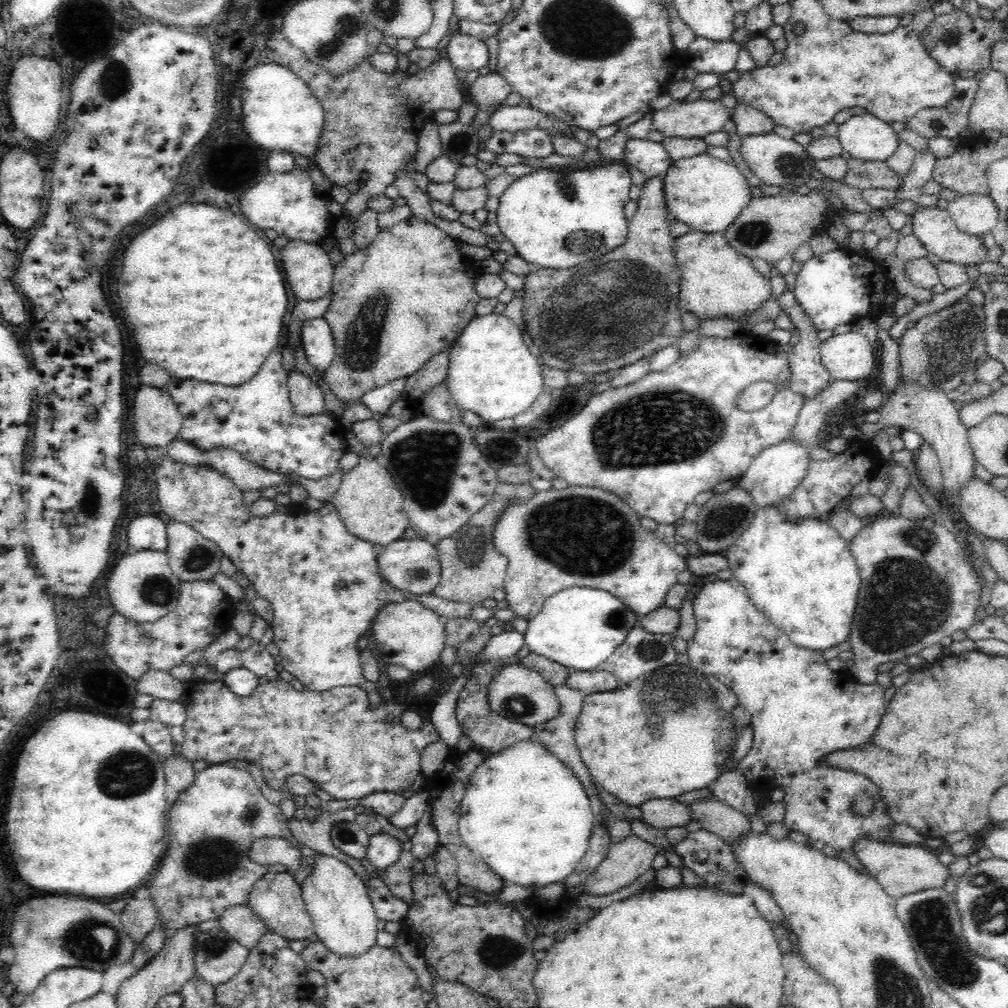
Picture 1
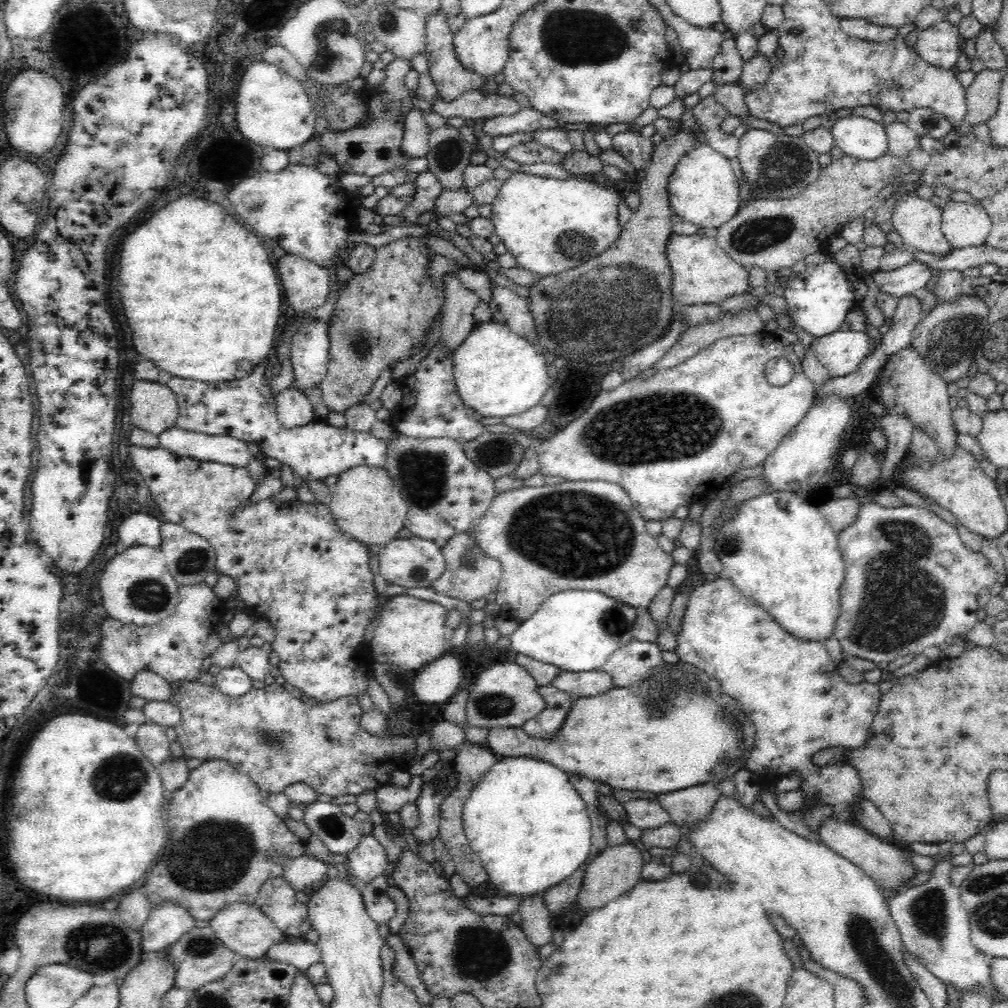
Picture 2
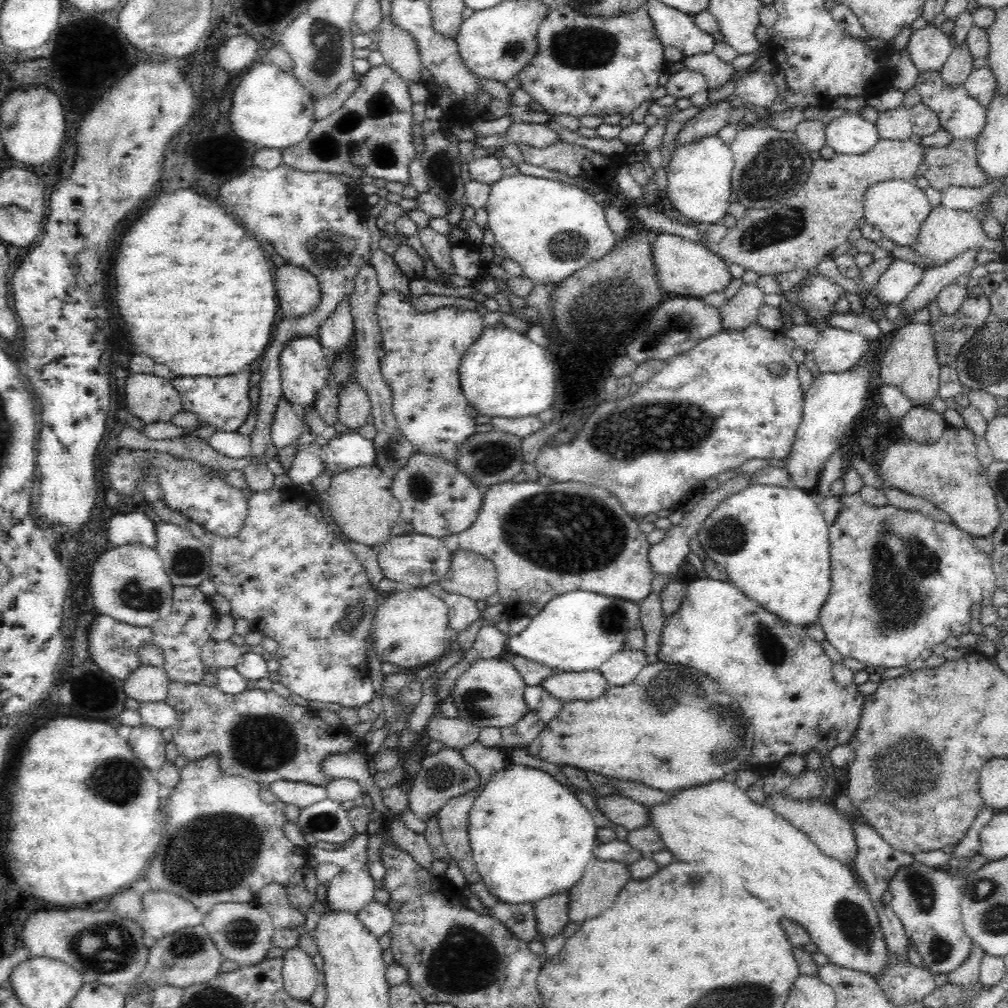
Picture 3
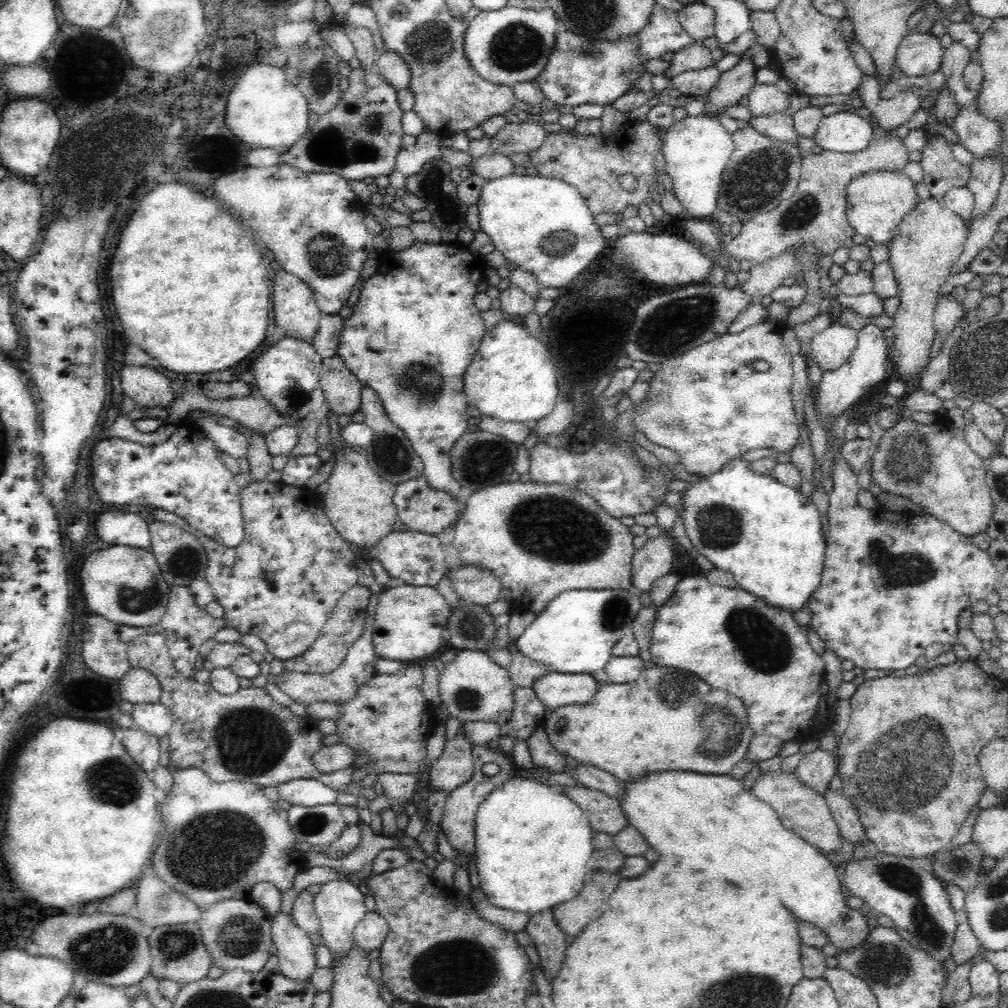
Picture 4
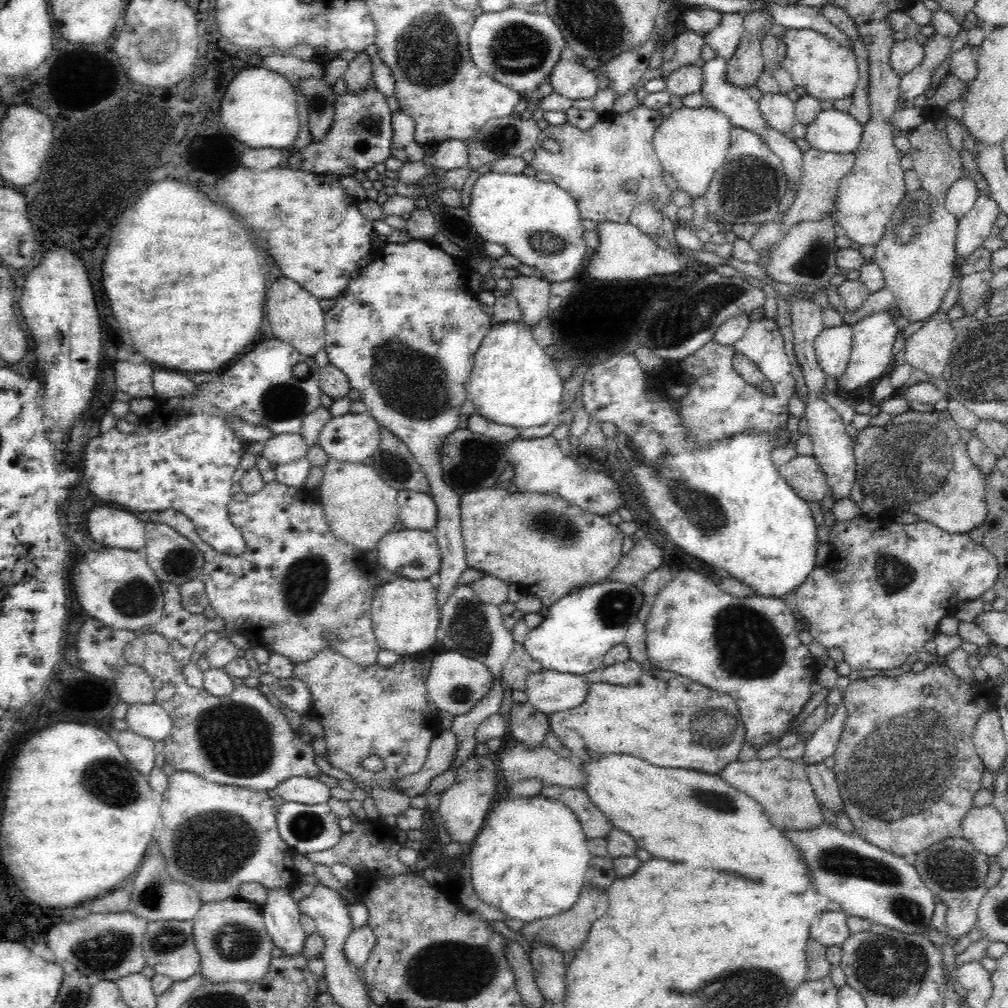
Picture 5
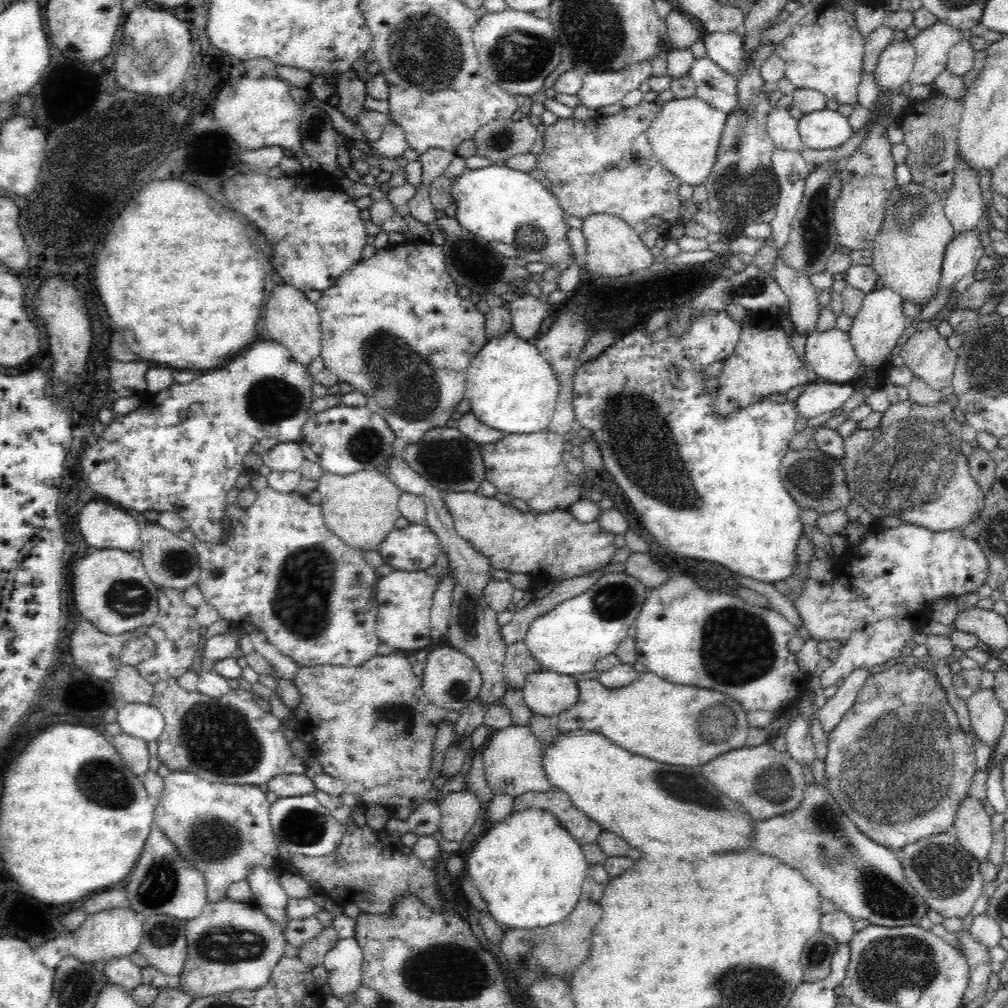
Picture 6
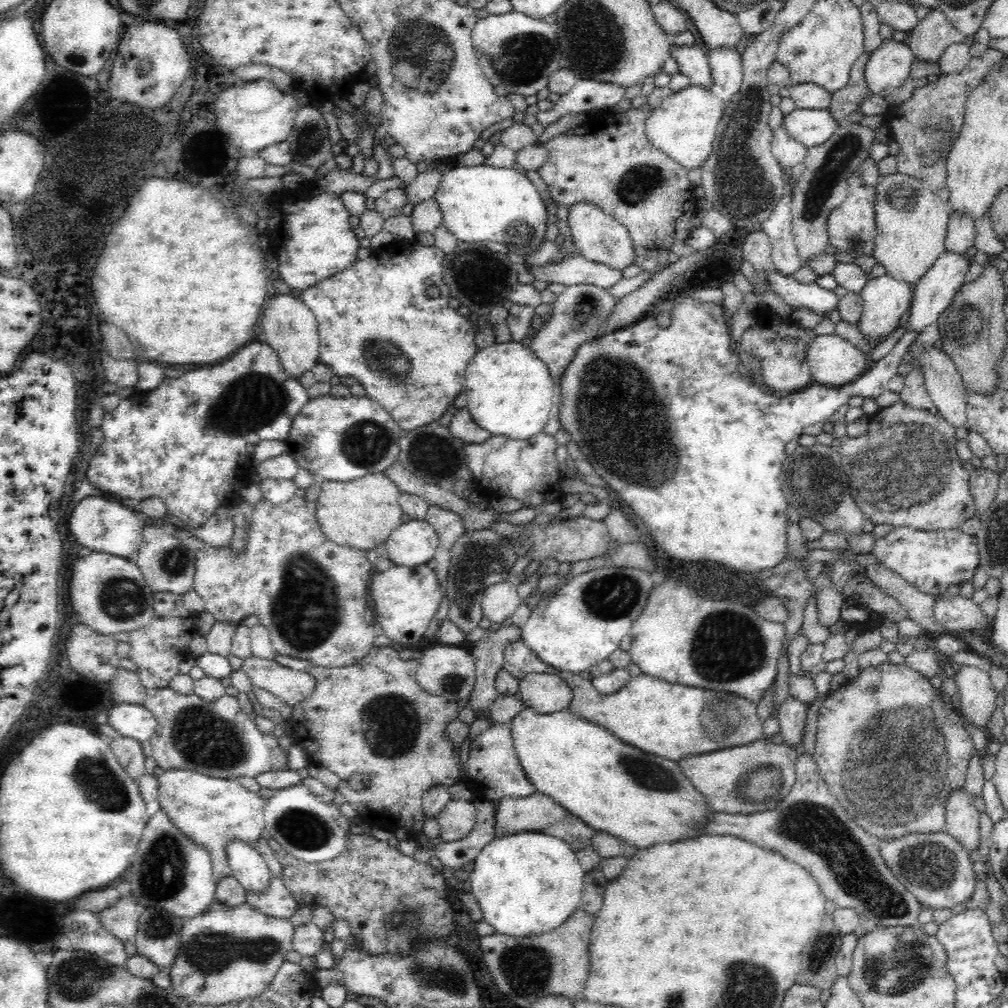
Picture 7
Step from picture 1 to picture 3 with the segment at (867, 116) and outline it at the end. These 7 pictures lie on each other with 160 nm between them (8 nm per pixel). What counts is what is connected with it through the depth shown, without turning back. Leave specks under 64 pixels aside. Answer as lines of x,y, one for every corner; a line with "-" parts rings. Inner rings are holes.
848,112
830,121
825,128
825,145
840,154
864,154
879,139
880,135
874,123
869,122
862,115

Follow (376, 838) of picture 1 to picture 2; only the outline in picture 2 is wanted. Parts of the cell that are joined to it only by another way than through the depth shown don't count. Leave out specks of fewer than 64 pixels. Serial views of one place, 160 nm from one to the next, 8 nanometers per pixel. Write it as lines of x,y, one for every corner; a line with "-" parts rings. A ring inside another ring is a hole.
364,835
356,849
347,852
345,856
344,864
348,869
342,879
358,891
374,877
382,875
388,866
384,847
371,835

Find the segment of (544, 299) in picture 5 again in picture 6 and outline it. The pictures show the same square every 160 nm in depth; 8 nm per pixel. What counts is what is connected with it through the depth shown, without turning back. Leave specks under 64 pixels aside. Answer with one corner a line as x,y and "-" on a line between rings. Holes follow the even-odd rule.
519,294
516,300
512,300
508,304
513,334
524,340
533,338
541,328
542,321
547,317
549,307
549,305
543,304
537,298

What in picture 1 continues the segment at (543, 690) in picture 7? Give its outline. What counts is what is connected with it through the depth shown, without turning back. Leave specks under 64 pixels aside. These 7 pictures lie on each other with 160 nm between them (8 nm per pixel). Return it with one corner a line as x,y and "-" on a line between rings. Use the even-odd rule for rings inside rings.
569,669
568,676
566,676
566,680
564,680
564,685
578,689
585,695
588,695
617,689
622,685
622,682
611,672
605,670
592,669
589,671
582,671

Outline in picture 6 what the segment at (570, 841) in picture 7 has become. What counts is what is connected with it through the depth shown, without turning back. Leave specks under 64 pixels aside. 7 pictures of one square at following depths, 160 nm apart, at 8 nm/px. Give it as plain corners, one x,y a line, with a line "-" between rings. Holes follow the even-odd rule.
561,790
526,792
514,797
511,813
524,810
544,810
552,814
581,846
595,843
603,832
596,821
592,821
574,807
570,798

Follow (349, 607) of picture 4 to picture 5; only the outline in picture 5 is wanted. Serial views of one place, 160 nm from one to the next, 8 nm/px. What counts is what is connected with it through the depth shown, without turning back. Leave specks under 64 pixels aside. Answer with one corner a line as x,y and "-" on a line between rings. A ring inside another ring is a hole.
330,647
324,649
322,653
317,654
313,659
308,659
306,662
295,663
295,676
298,677
300,681
304,681
304,683
306,683
306,688
308,691
310,691
310,707
308,712
318,716
318,721
324,731
323,739
325,740
326,745
326,760
330,763
330,765
332,765
332,767
338,769
339,771
344,771
347,775
350,775
352,778
350,781
356,785
356,788
394,789
396,786
398,786
398,782
400,782
402,778
408,778
408,776
412,776
412,774
416,774
416,772
424,768
429,746
431,745
433,739
433,734
439,730
439,720
437,718
437,713
434,710
431,710
430,706
428,706
429,698
427,696
427,690
422,672
423,666
420,664
420,662
406,660
406,657
402,656
392,666
382,667
375,664
373,666
366,666
366,668
362,668
361,666
356,665
355,662
348,659
348,657
344,657
344,655
336,653
336,651
332,651
-
372,755
377,756
380,760
382,760
384,768
381,771
368,771
362,765
361,762
366,757

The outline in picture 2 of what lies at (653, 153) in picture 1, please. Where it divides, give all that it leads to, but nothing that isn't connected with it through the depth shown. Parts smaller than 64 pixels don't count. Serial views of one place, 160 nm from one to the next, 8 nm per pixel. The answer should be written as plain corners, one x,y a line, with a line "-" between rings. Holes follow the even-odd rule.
626,130
612,134
611,139
613,150
632,162
632,166
635,166
636,170
649,166
652,158
650,152
655,149
650,137
643,137

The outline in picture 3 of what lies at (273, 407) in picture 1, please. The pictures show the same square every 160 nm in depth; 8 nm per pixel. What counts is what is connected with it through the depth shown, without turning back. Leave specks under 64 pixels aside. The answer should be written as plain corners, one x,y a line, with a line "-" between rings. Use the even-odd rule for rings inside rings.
244,369
236,374
226,374
226,376
173,376
171,381
181,396
182,408
191,410
202,425
216,427
221,432
237,432
245,422
250,408
248,378
250,378
250,372
-
353,431
348,434
338,433
331,440
325,440
316,433
306,432
297,438
298,452
293,460
293,464
286,474
291,484
308,484
322,472
325,468
329,474
338,474
342,470
356,468
356,466
370,466
376,462
376,453
374,453
374,443
372,439
368,440
360,433

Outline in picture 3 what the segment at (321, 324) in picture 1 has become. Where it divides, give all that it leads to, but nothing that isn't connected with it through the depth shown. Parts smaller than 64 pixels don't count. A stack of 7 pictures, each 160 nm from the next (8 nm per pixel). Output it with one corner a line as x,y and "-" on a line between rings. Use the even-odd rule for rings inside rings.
317,336
292,338
281,351
278,368
280,369
282,397
297,409
303,410
308,406
313,406
316,397
327,386
330,374
326,367
325,356
326,351
322,348

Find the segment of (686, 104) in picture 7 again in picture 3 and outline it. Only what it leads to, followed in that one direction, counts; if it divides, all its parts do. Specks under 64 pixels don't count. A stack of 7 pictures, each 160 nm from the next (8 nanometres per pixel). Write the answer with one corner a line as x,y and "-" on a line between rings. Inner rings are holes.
718,134
704,136
686,144
678,144
673,151
672,158
667,167
667,195
681,219
689,222
706,222
706,224
716,224
722,221
728,210
728,197
730,196
730,178
734,166
733,152
730,144
724,142

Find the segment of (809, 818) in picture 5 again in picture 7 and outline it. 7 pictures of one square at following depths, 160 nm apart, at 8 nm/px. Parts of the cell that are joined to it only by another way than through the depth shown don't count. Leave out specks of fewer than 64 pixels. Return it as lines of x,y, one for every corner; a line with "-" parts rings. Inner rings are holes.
763,736
742,746
684,756
684,758
676,760
676,763
681,767
684,777
688,778
696,790
705,797
710,811
730,814
752,814
776,809
778,804
788,797
796,781
796,756
798,754
795,747
791,747
784,742
781,744
768,743

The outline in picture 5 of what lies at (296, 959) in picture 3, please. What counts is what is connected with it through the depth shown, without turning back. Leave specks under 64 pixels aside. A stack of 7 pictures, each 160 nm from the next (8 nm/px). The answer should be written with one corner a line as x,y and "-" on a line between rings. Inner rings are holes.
266,888
266,902
261,906
261,914
265,927
273,940
274,946
282,948
285,954
302,954
306,932
301,927
301,914
299,913
297,899
292,895
290,888

